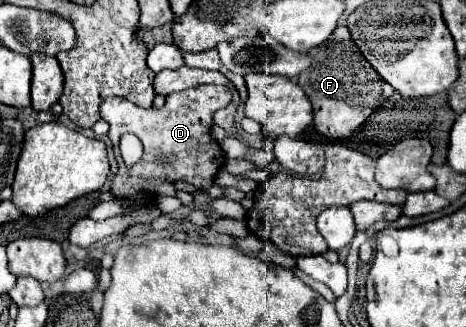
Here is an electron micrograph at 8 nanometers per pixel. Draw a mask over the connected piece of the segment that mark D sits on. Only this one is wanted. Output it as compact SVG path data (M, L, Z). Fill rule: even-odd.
M201 85L187 91L179 91L169 95L161 109L143 109L123 97L109 97L101 103L101 117L111 125L109 139L113 141L115 157L119 163L119 171L111 183L111 191L119 199L141 199L149 197L145 179L155 177L163 181L187 181L195 187L209 187L213 177L223 167L225 155L219 149L217 141L211 137L213 113L231 103L231 91L223 85ZM125 133L133 133L143 143L143 159L133 167L127 167L119 153L119 139Z

